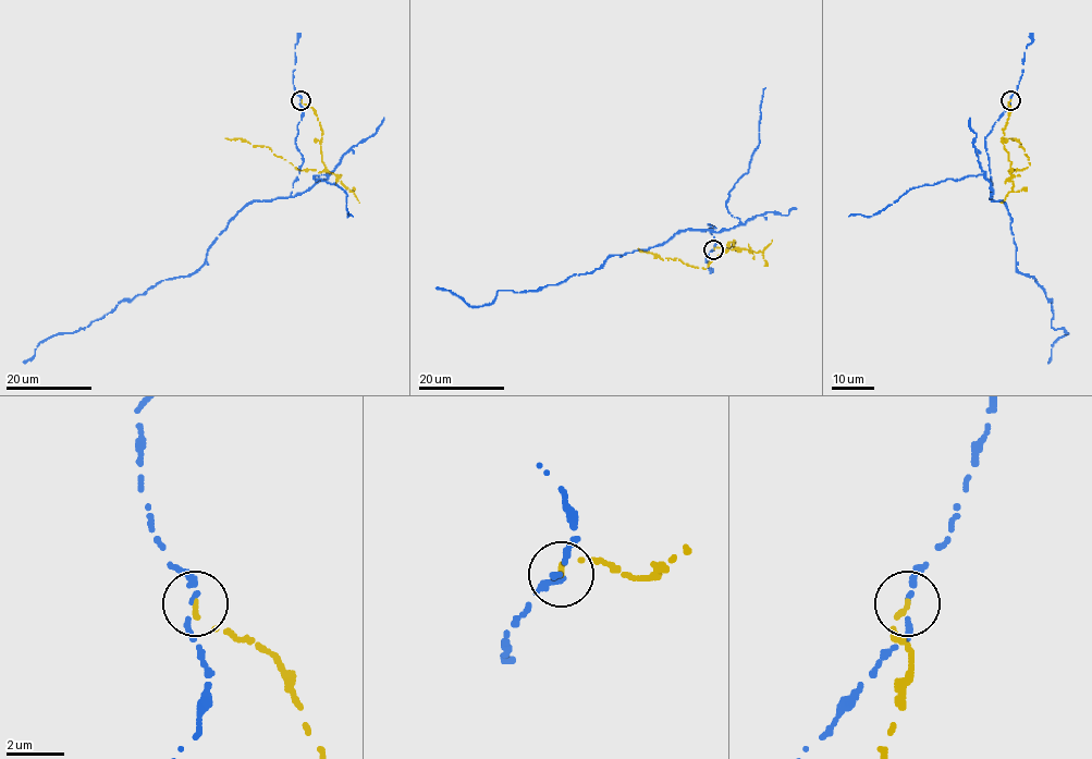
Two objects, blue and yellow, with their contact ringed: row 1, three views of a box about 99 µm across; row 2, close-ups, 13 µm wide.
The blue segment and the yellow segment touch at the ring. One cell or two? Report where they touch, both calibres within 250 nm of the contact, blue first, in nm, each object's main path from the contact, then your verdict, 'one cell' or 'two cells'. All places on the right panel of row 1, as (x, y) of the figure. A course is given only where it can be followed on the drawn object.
(1010, 100) | 190/160 nm | blue via (1010, 100), (984, 139), (991, 200), (1011, 220), (1016, 269), (1052, 302), (1051, 328), (1068, 333), (1048, 362) | yellow via (1010, 100), (1002, 143), (1011, 162), (1010, 171), (1022, 170), (1030, 164), (1028, 156), (1020, 144), (1009, 138) | two cells

